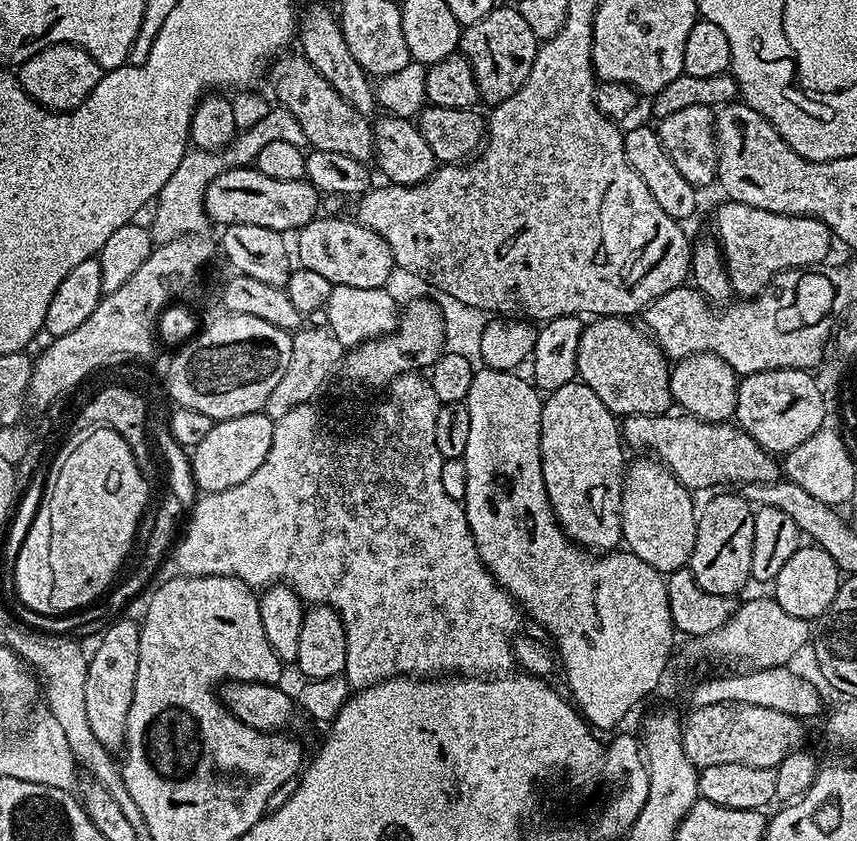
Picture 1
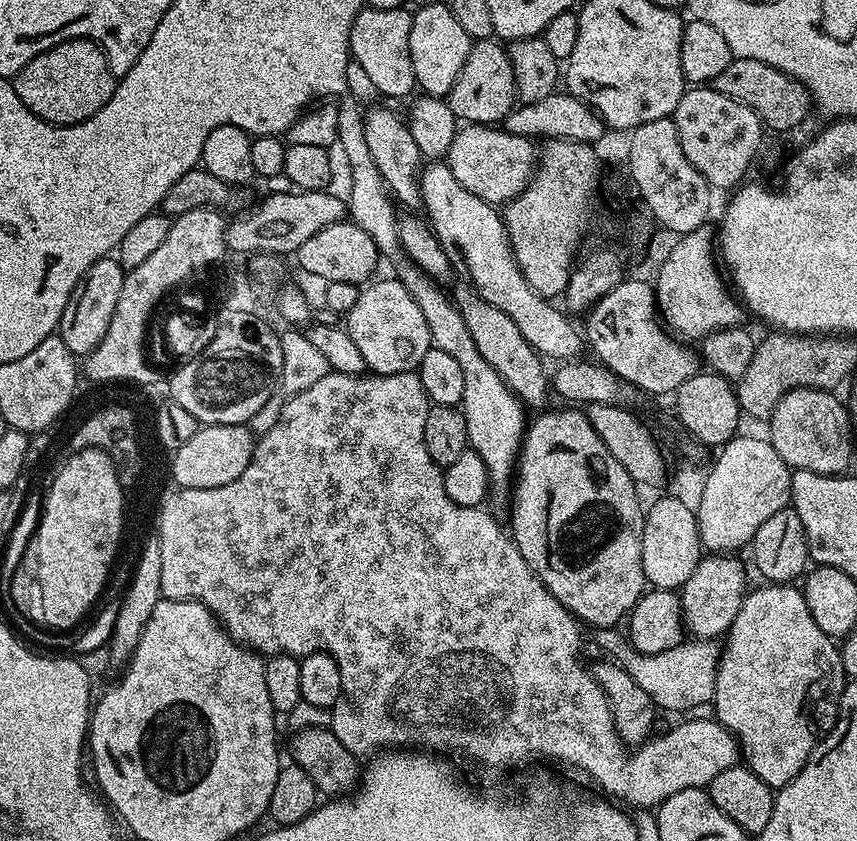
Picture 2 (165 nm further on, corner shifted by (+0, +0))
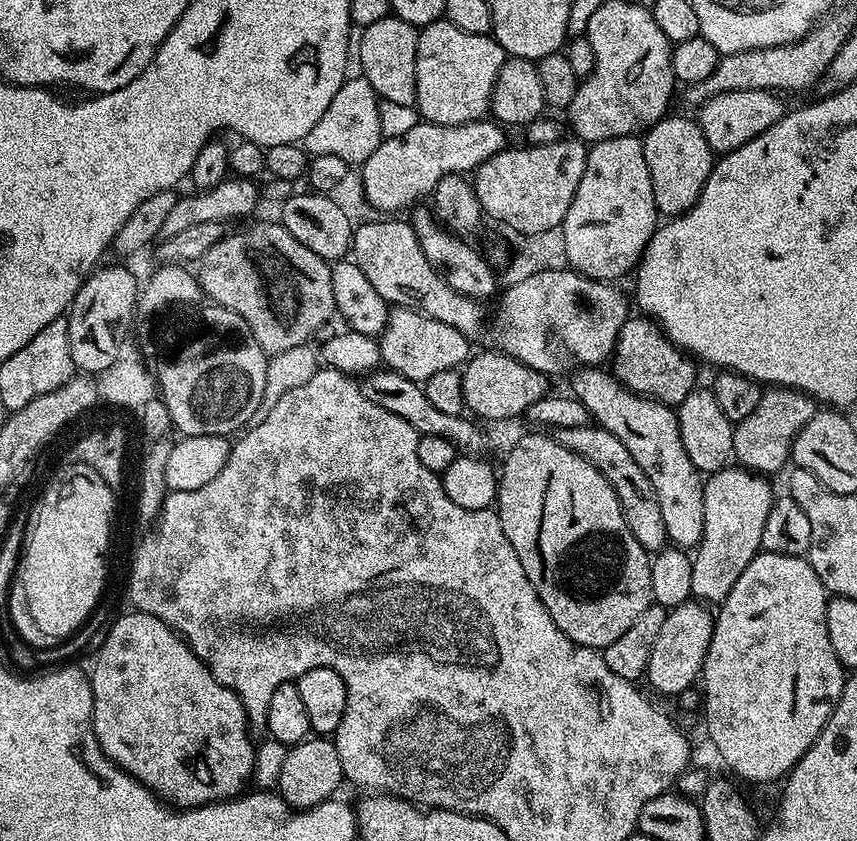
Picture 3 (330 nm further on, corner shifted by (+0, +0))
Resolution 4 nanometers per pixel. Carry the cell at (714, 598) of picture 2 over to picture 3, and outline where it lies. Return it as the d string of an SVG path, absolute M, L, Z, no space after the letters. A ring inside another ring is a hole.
M689 598L685 604L665 611L664 621L658 629L658 638L650 650L646 681L656 692L675 698L682 690L693 687L704 670L704 659L710 646L714 612L707 603Z

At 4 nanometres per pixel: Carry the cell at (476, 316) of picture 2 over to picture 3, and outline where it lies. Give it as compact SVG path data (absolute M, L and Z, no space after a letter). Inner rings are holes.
M599 426L586 428L555 429L556 440L566 446L566 450L574 450L582 458L586 458L614 486L614 494L618 494L618 502L622 506L622 514L626 518L626 526L630 526L630 534L638 538L641 546L650 554L655 554L669 543L666 525L662 523L662 509L658 507L658 494L654 494L654 486L650 486L650 478L642 474L642 466L634 462L630 450L614 438L606 429Z

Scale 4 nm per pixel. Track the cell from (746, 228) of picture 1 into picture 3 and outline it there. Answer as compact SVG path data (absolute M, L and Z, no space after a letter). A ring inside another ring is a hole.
M633 315L622 326L616 339L616 349L610 357L610 371L620 383L640 396L649 396L659 404L678 406L697 387L697 361L681 352L660 329L655 320L643 315Z

